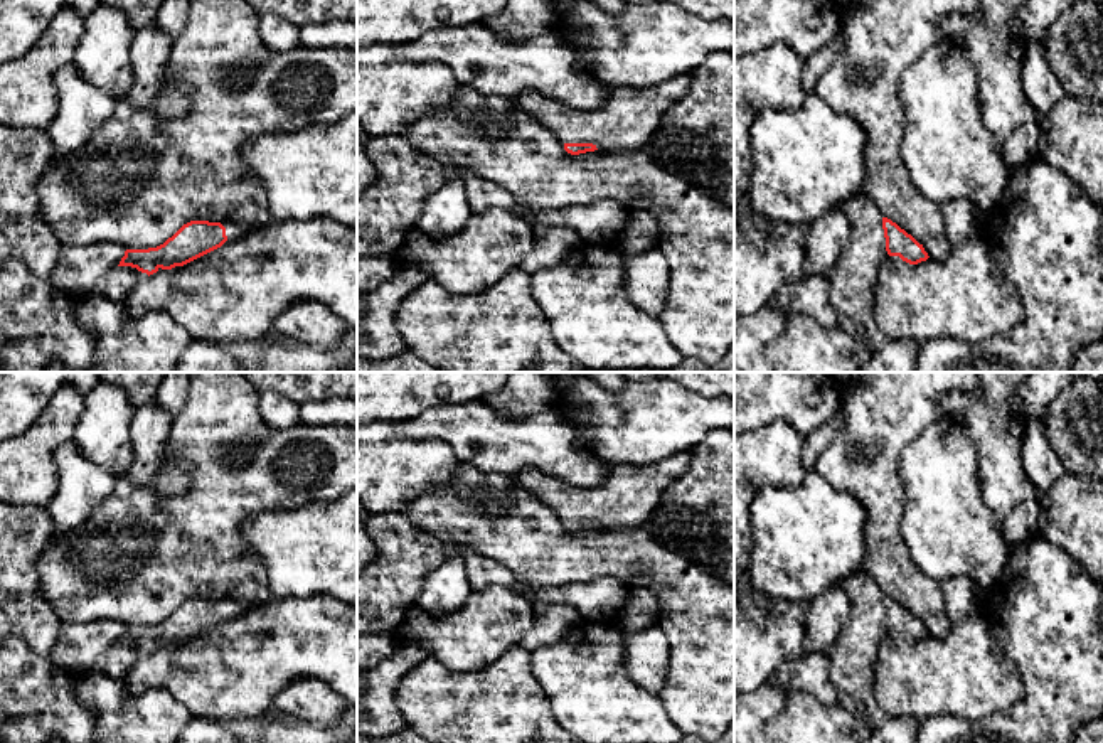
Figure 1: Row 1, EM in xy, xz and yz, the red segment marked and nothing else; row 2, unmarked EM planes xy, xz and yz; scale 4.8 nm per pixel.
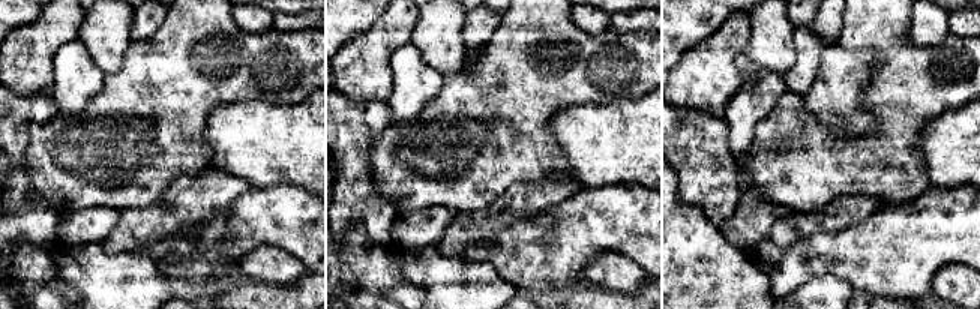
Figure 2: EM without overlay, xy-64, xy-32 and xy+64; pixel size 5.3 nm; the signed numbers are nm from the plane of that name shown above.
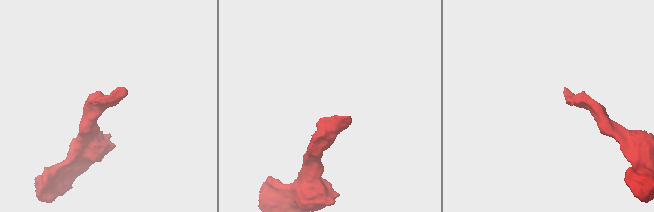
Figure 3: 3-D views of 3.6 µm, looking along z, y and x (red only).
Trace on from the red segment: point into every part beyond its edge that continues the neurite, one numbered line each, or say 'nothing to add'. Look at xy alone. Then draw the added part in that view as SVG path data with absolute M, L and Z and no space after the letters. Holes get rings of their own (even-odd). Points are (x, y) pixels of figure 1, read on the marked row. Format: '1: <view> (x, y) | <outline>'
1: xy (120, 280) | M115 266L103 280L99 291L113 302L123 302L133 285L147 276L131 266Z

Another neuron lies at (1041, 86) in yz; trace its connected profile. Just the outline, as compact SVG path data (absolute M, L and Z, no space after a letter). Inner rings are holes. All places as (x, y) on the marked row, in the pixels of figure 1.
M1026 40L1020 79L1024 94L1042 116L1066 98L1059 79L1047 62L1042 44L1036 40Z

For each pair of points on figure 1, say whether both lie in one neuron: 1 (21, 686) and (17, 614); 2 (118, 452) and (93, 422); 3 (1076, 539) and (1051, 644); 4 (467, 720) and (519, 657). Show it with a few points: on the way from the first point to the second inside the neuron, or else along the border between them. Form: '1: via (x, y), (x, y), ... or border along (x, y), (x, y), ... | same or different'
1: border along (17, 632), (36, 654), (49, 657) | different
2: via (111, 445), (100, 428) | same
3: border along (1039, 533), (1063, 548), (1085, 570) | different
4: via (482, 705), (512, 673) | same

